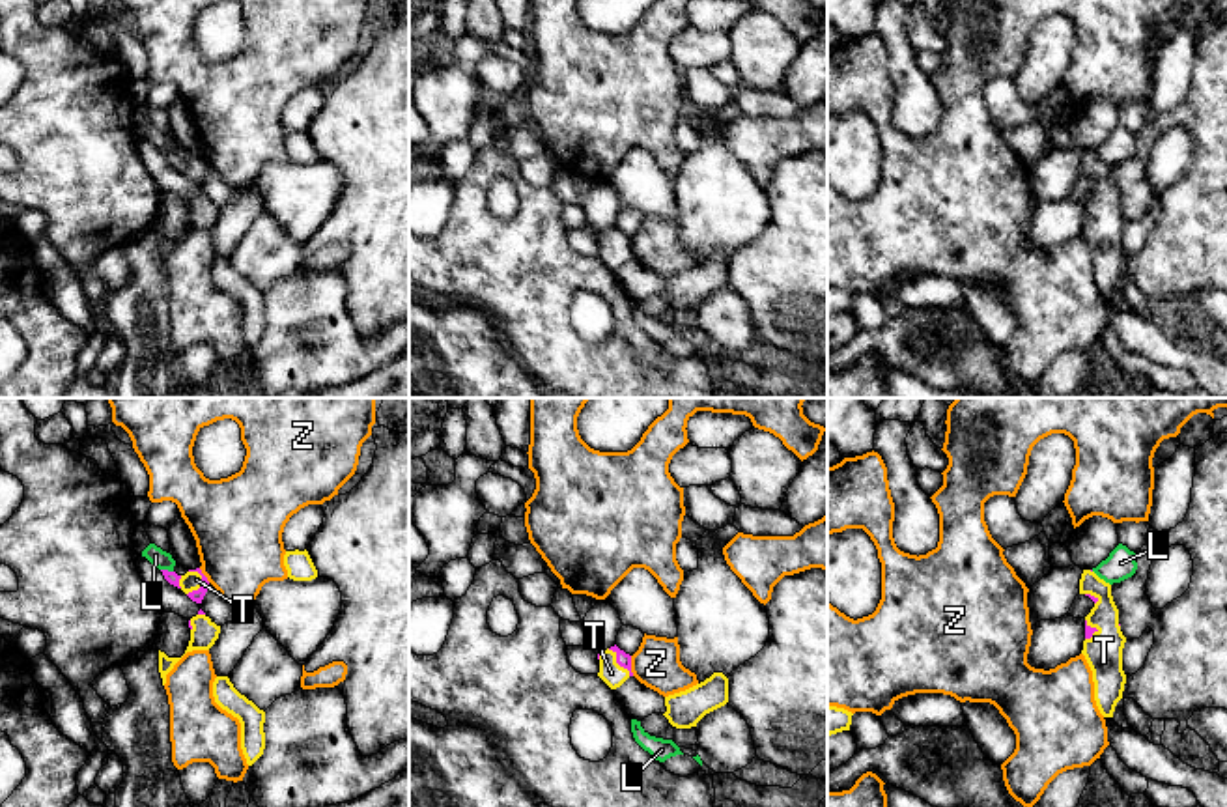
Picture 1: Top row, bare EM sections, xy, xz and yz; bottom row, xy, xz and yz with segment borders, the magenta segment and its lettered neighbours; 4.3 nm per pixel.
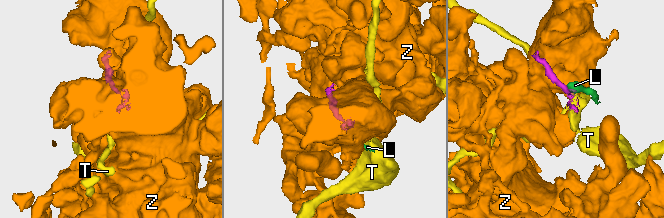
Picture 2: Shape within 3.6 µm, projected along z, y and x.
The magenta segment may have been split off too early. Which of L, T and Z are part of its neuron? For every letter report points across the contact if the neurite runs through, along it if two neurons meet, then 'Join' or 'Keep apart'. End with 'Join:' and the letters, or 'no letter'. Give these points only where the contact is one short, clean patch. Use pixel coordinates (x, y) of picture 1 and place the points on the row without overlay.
L: Boundary: xy (161, 150), (172, 154). Keep apart
T: Path across: xy (198, 176), (202, 167), (191, 163). Join
Z: Keep apart
Join: T

